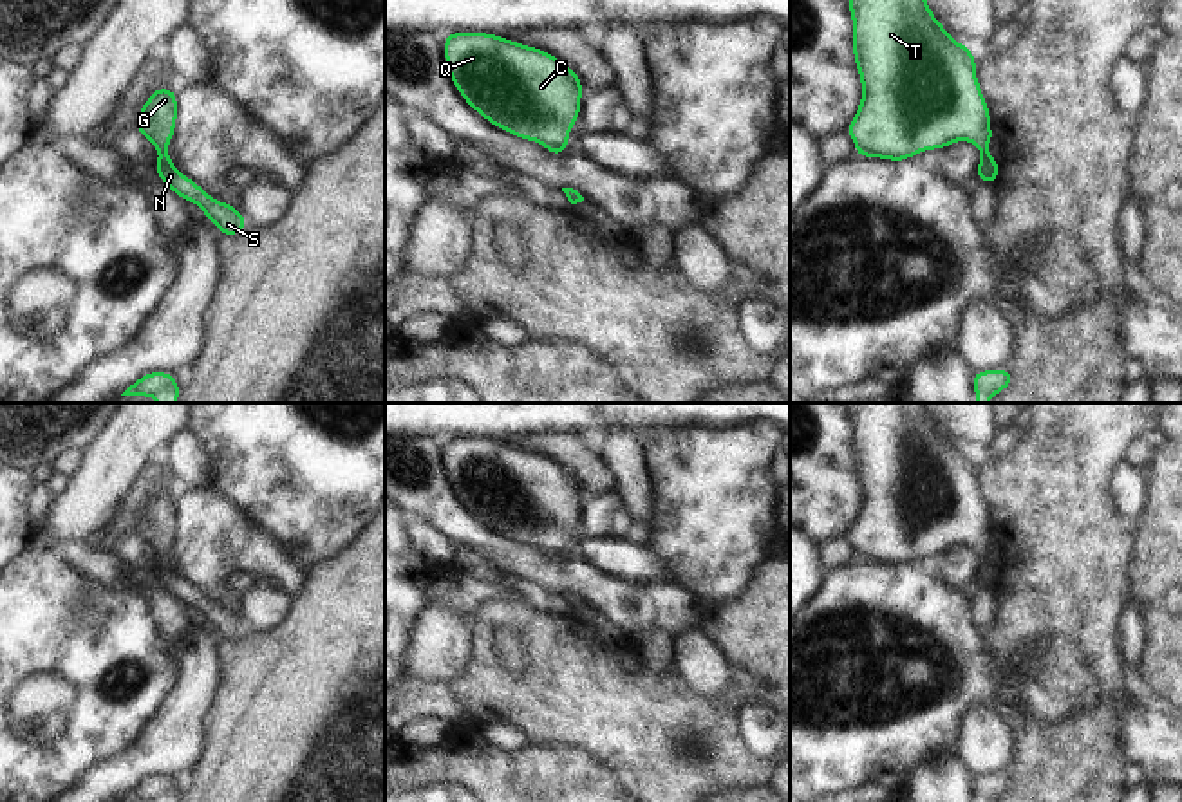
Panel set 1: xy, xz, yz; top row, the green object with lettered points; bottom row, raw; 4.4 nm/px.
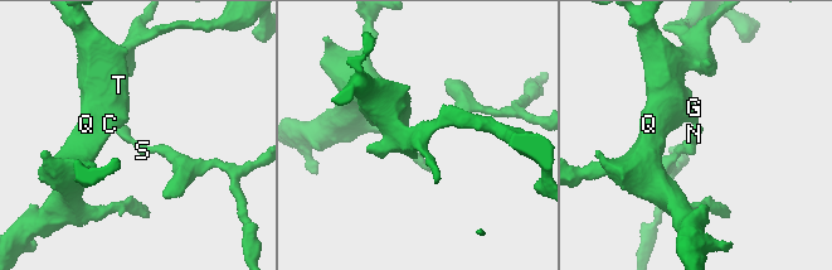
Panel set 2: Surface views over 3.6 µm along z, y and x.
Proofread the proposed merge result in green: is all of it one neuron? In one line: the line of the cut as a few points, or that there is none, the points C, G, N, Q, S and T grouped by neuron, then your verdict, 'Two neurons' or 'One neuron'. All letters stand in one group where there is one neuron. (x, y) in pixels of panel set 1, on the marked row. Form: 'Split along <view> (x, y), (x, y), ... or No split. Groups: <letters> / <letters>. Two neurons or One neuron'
No split. Groups: C G N Q S T. One neuron

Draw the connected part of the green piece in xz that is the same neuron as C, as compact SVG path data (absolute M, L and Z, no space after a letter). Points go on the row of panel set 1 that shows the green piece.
M450 33L443 51L466 105L515 137L566 154L582 101L582 79L569 65L492 33Z

